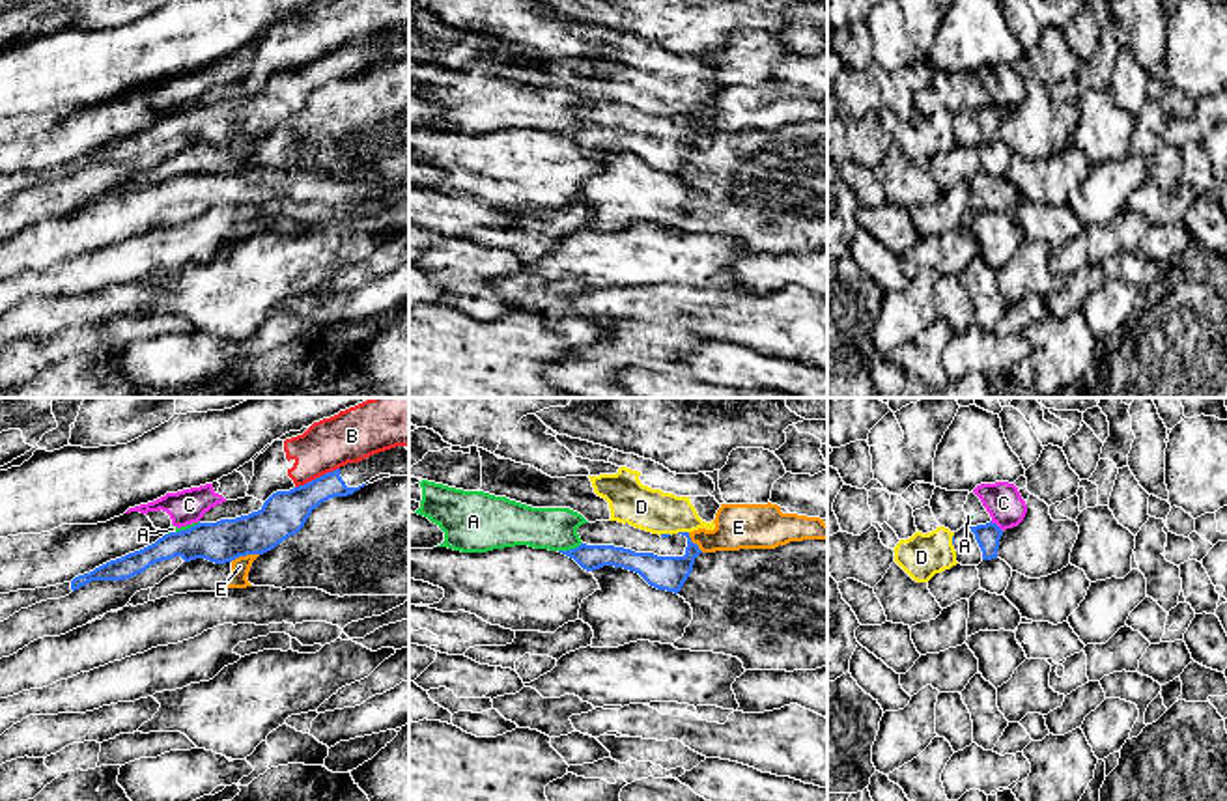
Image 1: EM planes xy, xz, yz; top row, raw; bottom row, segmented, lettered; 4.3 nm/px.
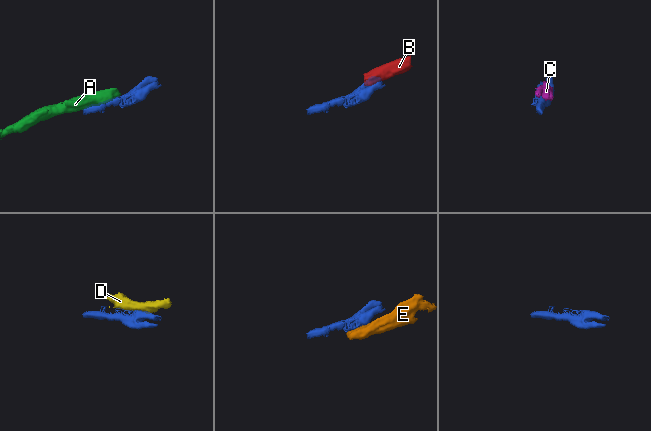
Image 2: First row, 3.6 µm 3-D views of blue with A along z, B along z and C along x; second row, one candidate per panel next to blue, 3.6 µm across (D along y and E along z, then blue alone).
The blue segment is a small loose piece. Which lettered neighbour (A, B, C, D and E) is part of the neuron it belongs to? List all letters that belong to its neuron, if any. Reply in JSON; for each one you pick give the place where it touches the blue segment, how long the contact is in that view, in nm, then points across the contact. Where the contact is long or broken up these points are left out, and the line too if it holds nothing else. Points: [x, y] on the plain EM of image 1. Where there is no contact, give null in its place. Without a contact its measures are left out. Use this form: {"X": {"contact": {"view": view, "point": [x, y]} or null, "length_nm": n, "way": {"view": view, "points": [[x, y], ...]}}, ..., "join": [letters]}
{"join": []}

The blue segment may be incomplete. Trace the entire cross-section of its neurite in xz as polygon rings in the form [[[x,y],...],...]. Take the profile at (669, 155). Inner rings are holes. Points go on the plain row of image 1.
[[[618,103],[585,105],[577,110],[581,127],[558,133],[583,151],[603,148],[639,155],[650,168],[678,176],[702,134],[689,114],[652,116]]]

